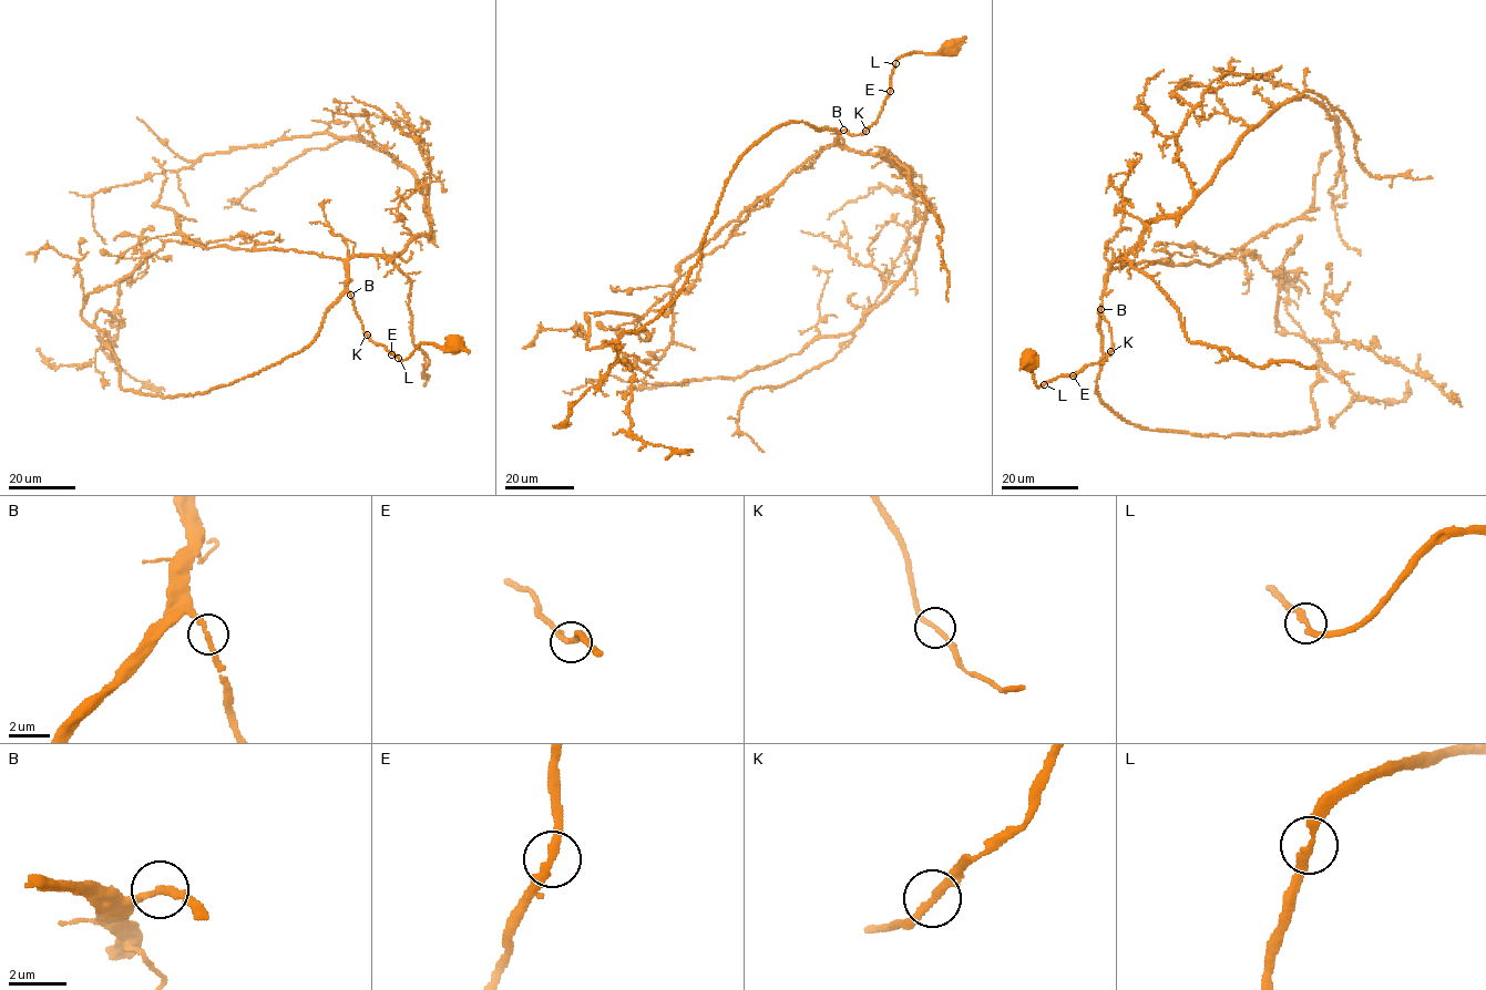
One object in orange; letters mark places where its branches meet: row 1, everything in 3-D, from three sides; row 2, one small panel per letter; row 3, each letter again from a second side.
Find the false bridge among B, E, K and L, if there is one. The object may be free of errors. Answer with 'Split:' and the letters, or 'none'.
Split: none

